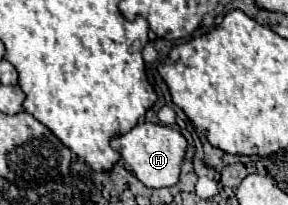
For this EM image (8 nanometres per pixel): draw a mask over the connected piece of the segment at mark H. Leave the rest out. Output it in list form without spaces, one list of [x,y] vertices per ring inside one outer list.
[[[140,122],[130,132],[112,140],[112,148],[122,156],[122,160],[132,168],[132,174],[148,188],[174,186],[180,176],[182,160],[186,154],[186,138],[164,124]]]

